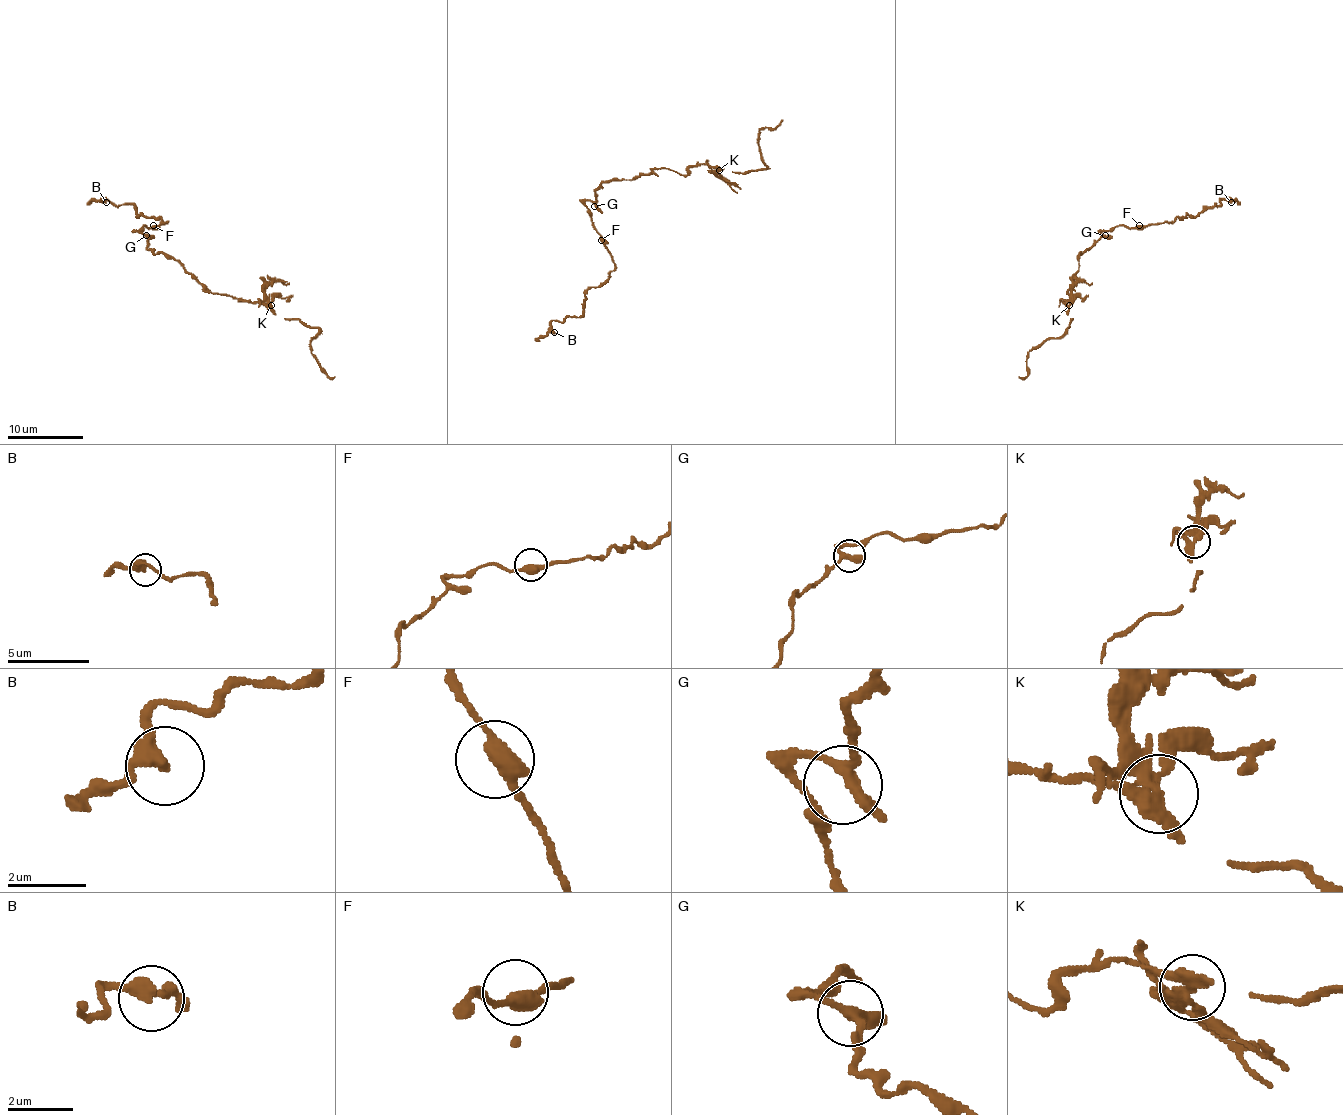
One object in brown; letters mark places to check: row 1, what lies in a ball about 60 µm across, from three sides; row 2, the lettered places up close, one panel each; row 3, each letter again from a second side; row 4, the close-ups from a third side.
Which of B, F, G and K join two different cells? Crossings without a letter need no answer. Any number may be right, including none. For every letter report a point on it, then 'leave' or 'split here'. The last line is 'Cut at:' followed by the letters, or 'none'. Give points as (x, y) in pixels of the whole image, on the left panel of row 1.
B: (106, 202) | leave
F: (153, 225) | leave
G: (146, 235) | leave
K: (271, 305) | split here
Cut at: K

